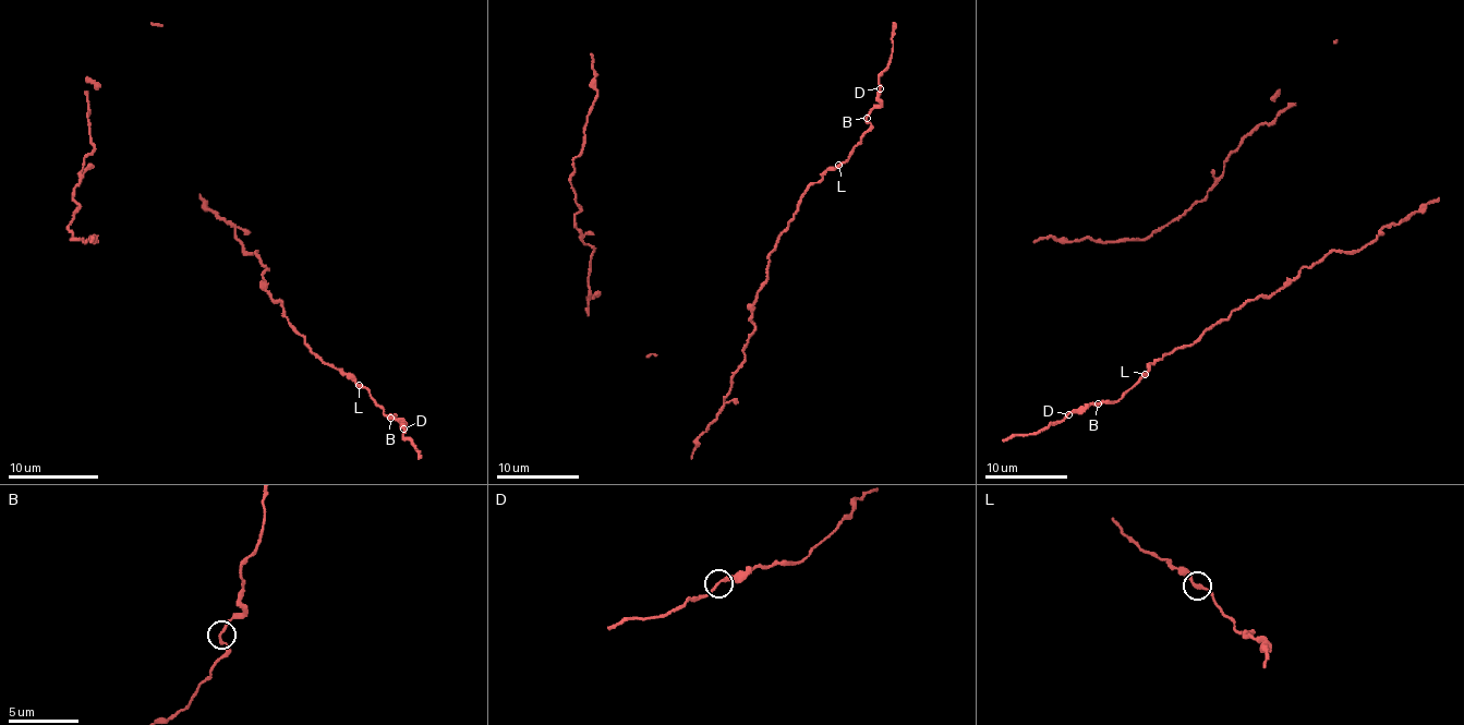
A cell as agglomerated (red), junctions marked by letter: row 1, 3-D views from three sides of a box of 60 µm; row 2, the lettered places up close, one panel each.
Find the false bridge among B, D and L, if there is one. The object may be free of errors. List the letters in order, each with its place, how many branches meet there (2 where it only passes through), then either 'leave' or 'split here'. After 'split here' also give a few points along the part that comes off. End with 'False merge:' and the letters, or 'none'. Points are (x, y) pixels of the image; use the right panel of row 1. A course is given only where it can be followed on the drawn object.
B: place (1098, 403); branches 2; leave
D: place (1068, 414); branches 2; leave
L: place (1145, 374); branches 2; split here
False merge: L

